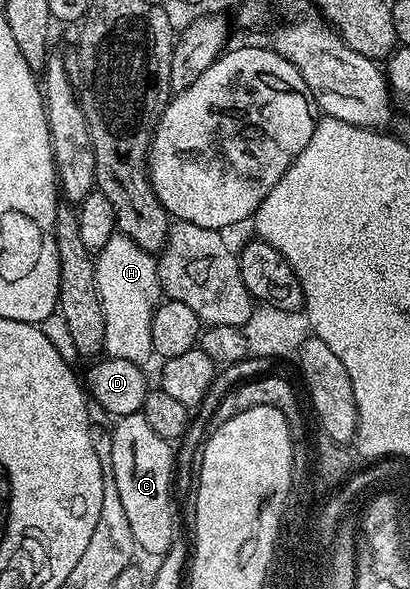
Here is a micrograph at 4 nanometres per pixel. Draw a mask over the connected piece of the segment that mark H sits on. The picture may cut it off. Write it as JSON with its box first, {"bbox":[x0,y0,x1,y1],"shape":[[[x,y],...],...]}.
{"bbox":[94,231,163,366],"shape":[[[117,231],[105,247],[96,252],[94,277],[105,315],[104,352],[112,359],[144,366],[154,356],[152,319],[163,297],[156,256]]]}

